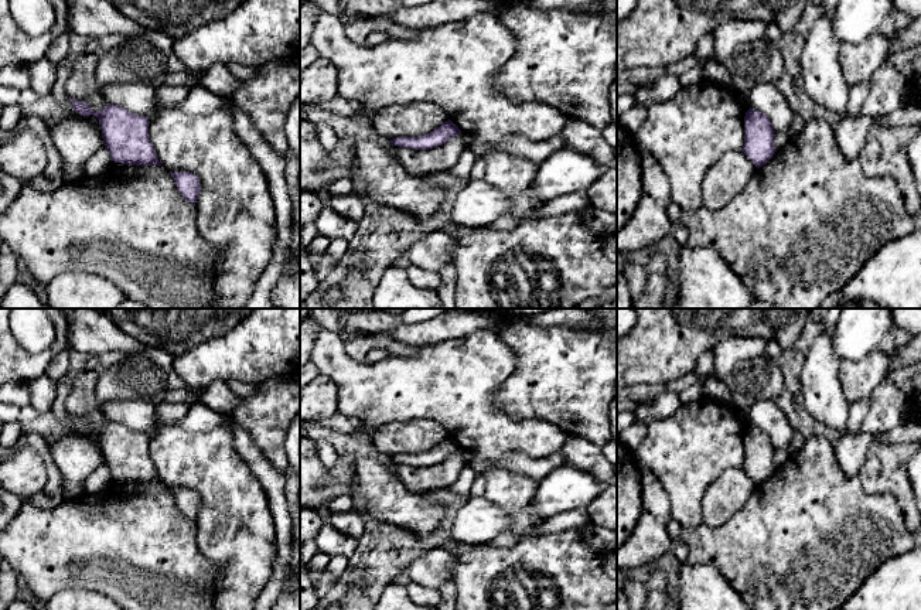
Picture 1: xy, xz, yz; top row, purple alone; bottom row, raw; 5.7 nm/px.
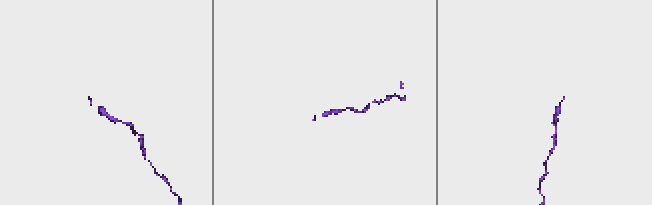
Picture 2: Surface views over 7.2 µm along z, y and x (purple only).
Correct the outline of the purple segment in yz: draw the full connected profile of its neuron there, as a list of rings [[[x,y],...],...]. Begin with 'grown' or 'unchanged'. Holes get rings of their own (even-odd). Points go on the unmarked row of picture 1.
unchanged; [[[748,426],[744,433],[744,463],[741,468],[760,485],[777,468],[774,463],[775,447],[764,430]]]

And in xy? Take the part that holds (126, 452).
unchanged; [[[69,413],[74,427],[81,433],[95,432],[102,446],[112,478],[136,483],[161,483],[149,454],[147,433],[134,432],[119,422],[106,422],[99,429]]]

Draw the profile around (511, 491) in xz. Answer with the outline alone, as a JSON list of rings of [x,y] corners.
[[[488,466],[482,473],[487,478],[484,497],[502,511],[516,512],[531,505],[538,480],[499,466]]]

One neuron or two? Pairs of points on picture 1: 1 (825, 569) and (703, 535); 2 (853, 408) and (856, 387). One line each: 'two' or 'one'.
1: one
2: two

